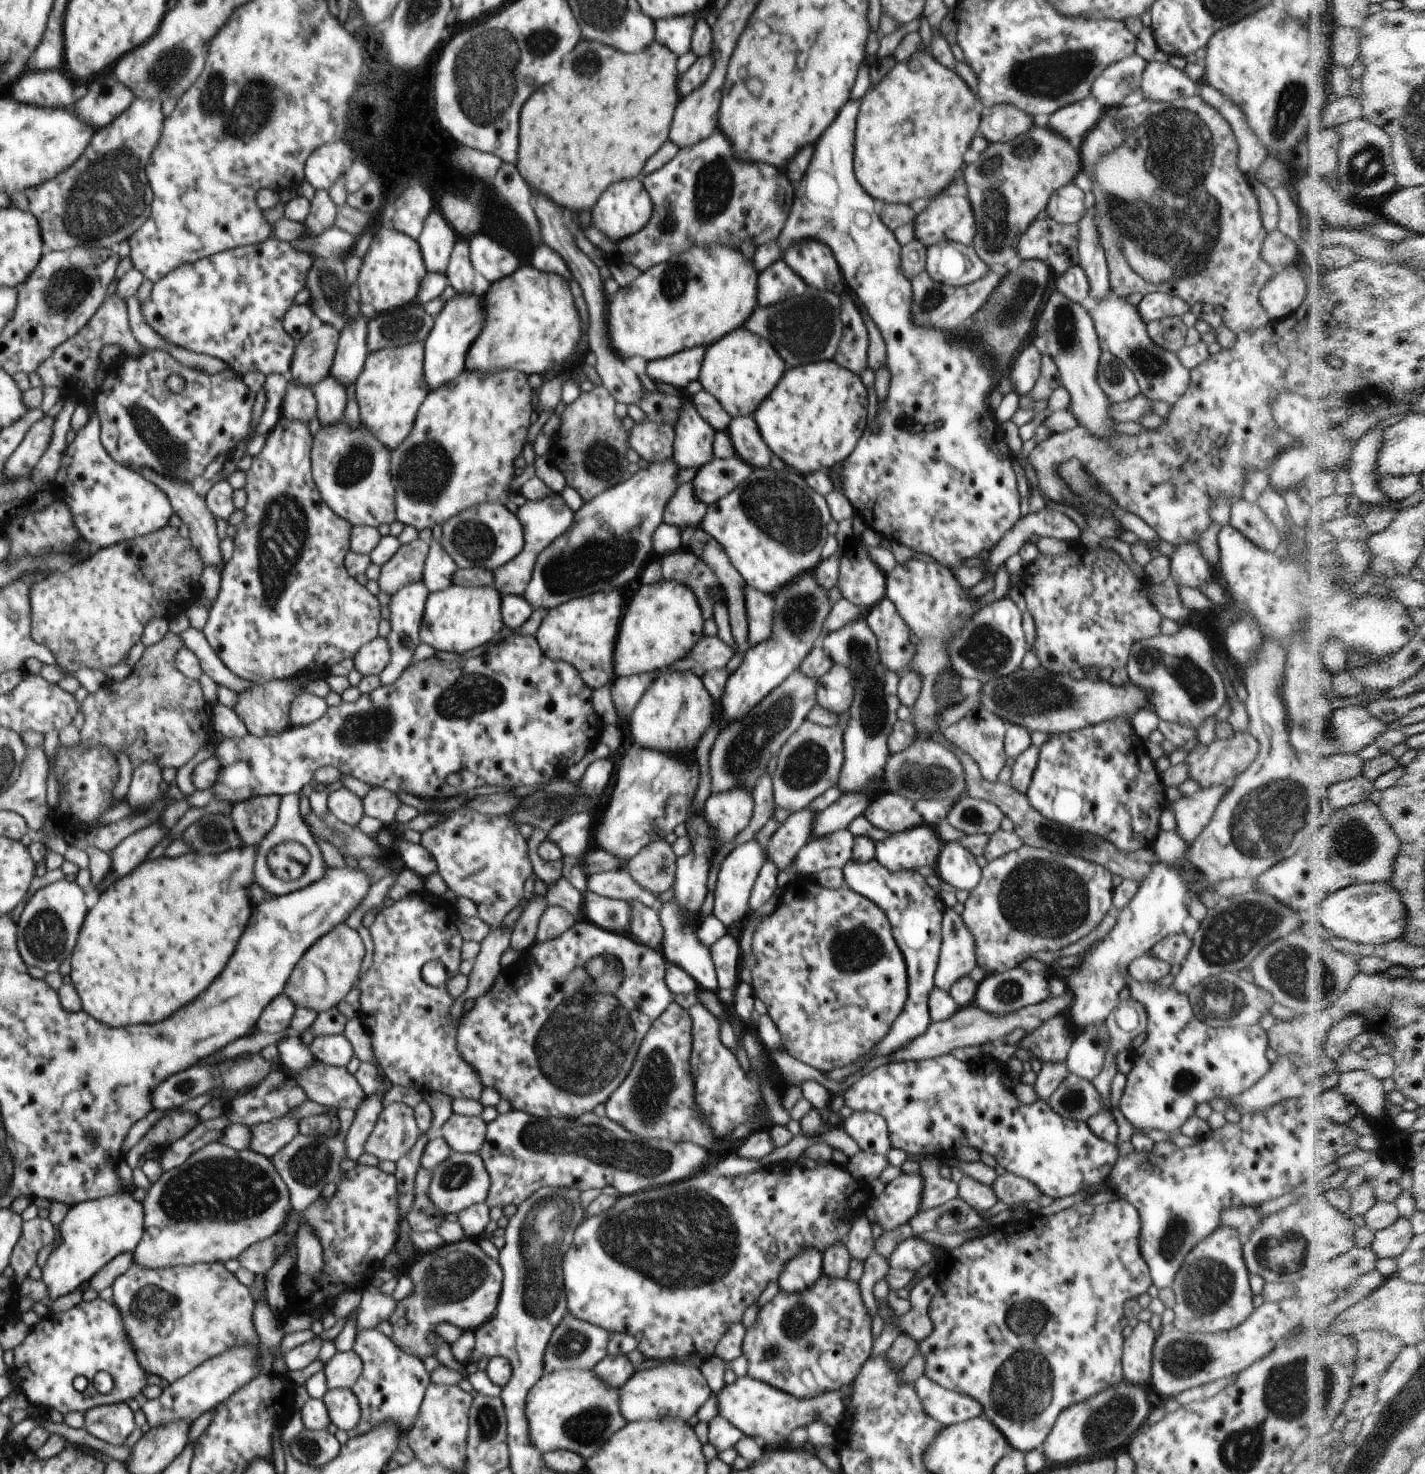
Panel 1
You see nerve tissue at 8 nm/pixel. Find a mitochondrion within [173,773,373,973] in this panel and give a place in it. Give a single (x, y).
(288, 860)

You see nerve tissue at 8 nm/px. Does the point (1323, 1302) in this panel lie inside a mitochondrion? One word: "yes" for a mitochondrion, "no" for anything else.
no

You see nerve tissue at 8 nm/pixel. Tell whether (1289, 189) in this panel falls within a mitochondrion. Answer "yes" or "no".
no

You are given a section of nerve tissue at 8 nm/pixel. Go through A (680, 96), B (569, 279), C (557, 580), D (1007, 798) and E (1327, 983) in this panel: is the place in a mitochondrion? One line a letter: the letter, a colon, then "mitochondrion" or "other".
A: other
B: other
C: mitochondrion
D: other
E: mitochondrion

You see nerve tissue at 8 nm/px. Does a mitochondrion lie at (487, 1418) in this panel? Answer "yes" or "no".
yes

